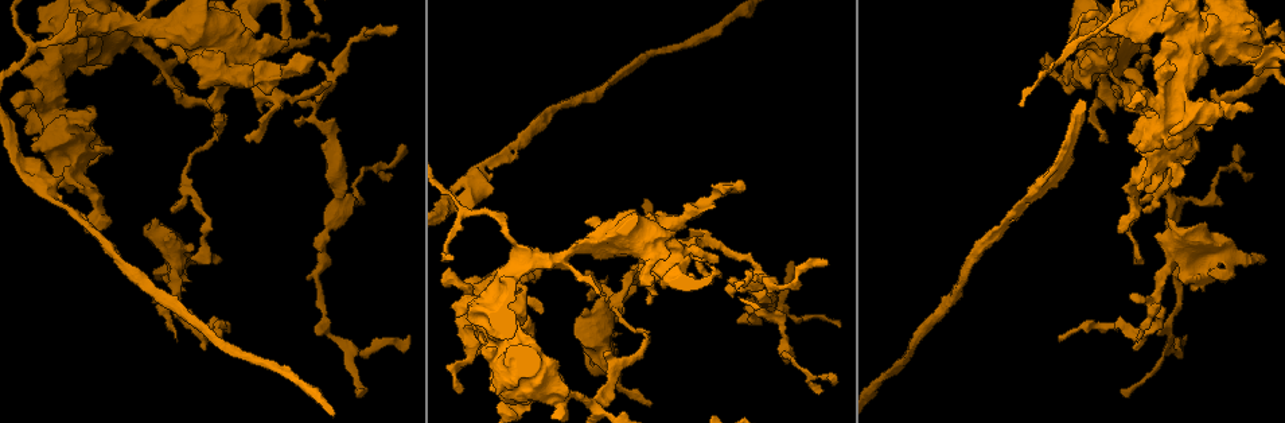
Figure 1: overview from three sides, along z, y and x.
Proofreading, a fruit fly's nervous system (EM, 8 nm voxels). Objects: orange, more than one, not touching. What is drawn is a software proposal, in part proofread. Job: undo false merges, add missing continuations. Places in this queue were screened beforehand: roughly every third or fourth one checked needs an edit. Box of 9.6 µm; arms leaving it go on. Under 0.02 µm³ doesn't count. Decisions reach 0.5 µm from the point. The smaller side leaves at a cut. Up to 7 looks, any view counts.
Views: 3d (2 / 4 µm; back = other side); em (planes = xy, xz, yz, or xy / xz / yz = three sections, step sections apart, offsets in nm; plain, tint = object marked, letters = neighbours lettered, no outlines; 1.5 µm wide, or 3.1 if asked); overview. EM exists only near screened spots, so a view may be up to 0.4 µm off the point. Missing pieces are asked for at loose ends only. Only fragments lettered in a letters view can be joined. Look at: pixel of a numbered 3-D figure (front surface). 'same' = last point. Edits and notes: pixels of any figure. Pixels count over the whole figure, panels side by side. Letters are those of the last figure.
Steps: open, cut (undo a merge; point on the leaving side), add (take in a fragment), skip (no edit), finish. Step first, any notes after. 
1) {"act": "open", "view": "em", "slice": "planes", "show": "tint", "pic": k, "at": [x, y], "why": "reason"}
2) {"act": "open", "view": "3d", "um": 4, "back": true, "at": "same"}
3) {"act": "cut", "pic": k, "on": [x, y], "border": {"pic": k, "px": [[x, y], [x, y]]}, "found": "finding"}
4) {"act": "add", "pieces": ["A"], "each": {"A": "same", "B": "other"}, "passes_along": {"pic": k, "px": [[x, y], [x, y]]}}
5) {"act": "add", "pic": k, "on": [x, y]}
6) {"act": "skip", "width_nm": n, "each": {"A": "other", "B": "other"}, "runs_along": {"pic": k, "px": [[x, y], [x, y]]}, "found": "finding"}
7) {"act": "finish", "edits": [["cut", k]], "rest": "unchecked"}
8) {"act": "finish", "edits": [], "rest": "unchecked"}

{"act": "open", "view": "3d", "um": 4, "pic": 1, "at": [559, 394], "why": "thick turns thin"}

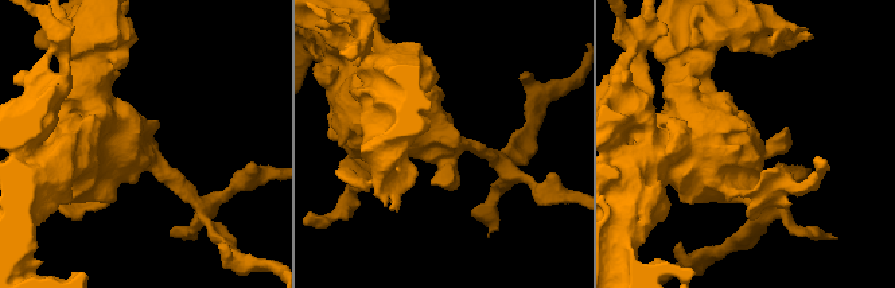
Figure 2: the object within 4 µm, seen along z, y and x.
{"act": "open", "view": "em", "slice": "planes", "show": "tint", "pic": 2, "at": [142, 149], "why": "shape alone is not enough"}

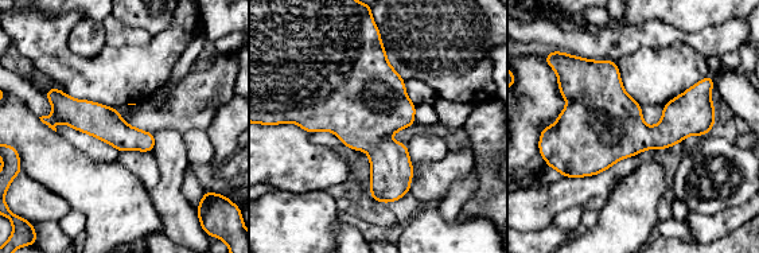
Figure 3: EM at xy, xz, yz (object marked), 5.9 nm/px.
{"act": "open", "view": "em", "slice": "planes", "show": "letters", "at": "same", "why": "see the neighbours"}

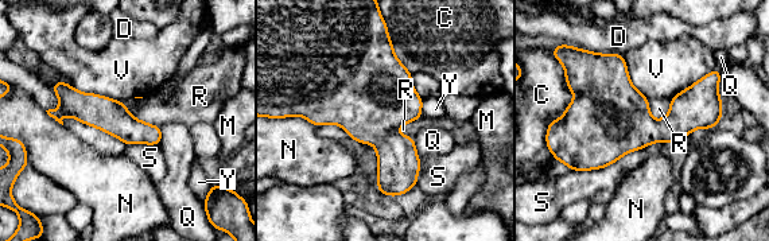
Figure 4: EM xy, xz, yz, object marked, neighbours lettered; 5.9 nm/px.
{"act": "skip", "longest_contact_nm": ["C", 650], "each": {"C": "other", "D": "other", "M": "other", "N": "other", "Q": "other", "R": "other", "S": "other", "V": "other", "Y": "other"}, "border": {"pic": 4, "px": [[550, 50], [556, 160]]}, "found": "all the same cell"}

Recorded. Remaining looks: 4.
{"act": "open", "view": "em", "slice": "planes", "show": "letters", "pic": 1, "at": [1058, 337], "why": "free end"}

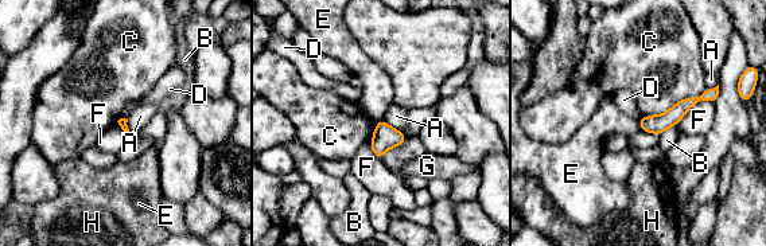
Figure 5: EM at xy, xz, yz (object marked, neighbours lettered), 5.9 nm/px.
{"act": "skip", "each": {"A": "other", "B": "other", "C": "other", "D": "other", "E": "other", "F": "other", "G": "other", "H": "other"}, "runs_along": {"pic": 5, "px": [[714, 92], [660, 124], [642, 125]]}, "found": "no lettered fragment goes on from it"}

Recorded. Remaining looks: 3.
{"act": "open", "view": "3d", "um": 4, "back": true, "pic": 1, "at": [1264, 262], "why": "thin end"}

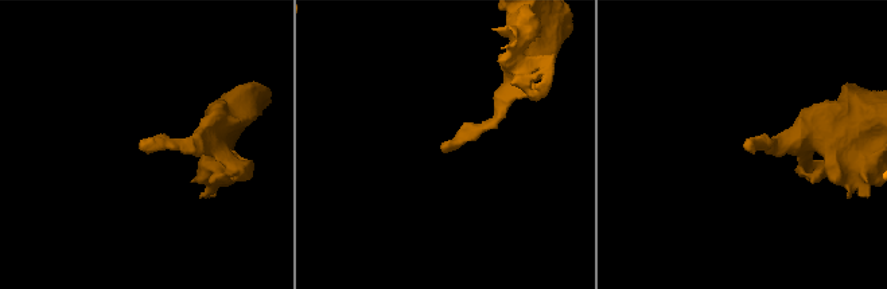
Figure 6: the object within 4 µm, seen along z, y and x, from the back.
{"act": "open", "view": "em", "slice": "planes", "show": "letters", "pic": 6, "at": [139, 147]}

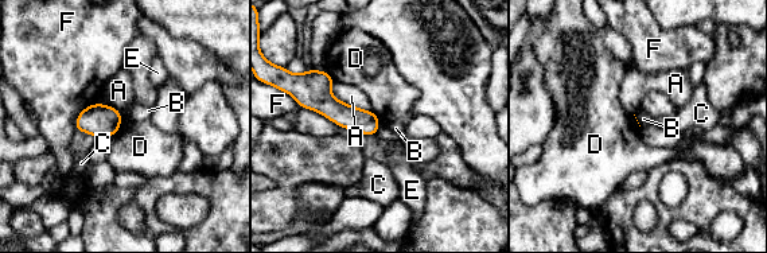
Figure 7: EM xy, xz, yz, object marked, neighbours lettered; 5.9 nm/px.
{"act": "skip", "each": {"A": "other", "B": "other", "C": "other", "D": "other", "E": "other", "F": "other"}, "border": {"pic": 7, "px": [[381, 123], [376, 133]]}, "found": "no lettered fragment goes on from it"}

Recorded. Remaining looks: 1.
{"act": "finish", "edits": [], "rest": "unchecked"}

